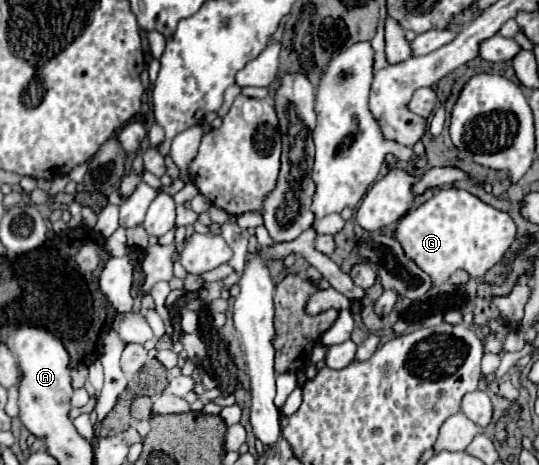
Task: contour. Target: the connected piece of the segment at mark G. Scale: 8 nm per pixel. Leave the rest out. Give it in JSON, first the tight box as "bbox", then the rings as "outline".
{"bbox":[394,187,516,285],"outline":[[[448,187],[440,189],[414,211],[408,211],[400,219],[394,237],[402,243],[406,255],[434,279],[434,285],[440,285],[458,269],[480,279],[486,271],[498,265],[516,239],[516,223],[510,213],[480,201],[476,195]]]}

